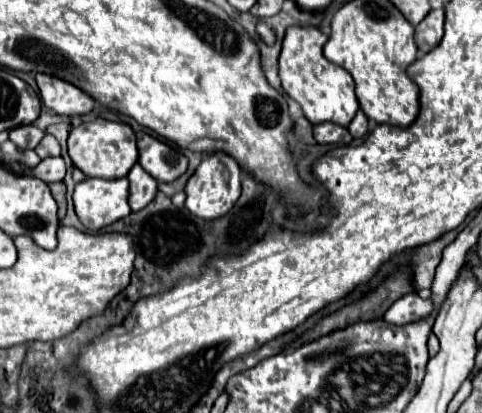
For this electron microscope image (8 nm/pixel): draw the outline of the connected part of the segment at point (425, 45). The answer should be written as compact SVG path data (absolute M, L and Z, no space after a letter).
M433 9L415 27L415 43L419 47L419 55L425 55L433 47L439 45L439 41L443 37L443 23L445 23L445 11L443 9Z

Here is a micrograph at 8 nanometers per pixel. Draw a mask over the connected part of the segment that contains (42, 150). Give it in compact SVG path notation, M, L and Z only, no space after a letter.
M45 133L45 137L41 139L41 143L37 145L37 155L41 157L41 159L45 159L45 157L55 157L55 155L61 155L61 147L59 147L59 143L57 143L57 139L53 137L53 135L49 135L49 133Z

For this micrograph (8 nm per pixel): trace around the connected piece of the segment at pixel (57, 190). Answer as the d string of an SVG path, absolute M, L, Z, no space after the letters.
M59 181L59 183L51 183L51 185L49 185L49 189L51 189L51 193L53 193L53 197L55 197L57 205L59 205L59 219L63 219L63 217L65 217L65 211L67 211L65 183L63 183L63 181Z

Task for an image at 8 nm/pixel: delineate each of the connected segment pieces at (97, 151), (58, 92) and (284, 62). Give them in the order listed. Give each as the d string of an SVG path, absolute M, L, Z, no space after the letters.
M93 119L81 123L79 127L73 127L69 133L67 147L75 167L79 167L87 177L101 177L101 179L125 177L139 157L133 129L125 123L115 123L107 119Z
M37 73L35 79L45 107L53 109L57 115L85 115L93 111L95 99L73 83L45 73Z
M311 25L289 27L285 31L283 49L279 55L279 77L281 77L283 91L301 105L305 117L313 125L333 121L347 127L359 109L359 103L355 97L355 83L347 69L331 63L323 55L323 45L327 43L327 39L329 37L321 29Z

